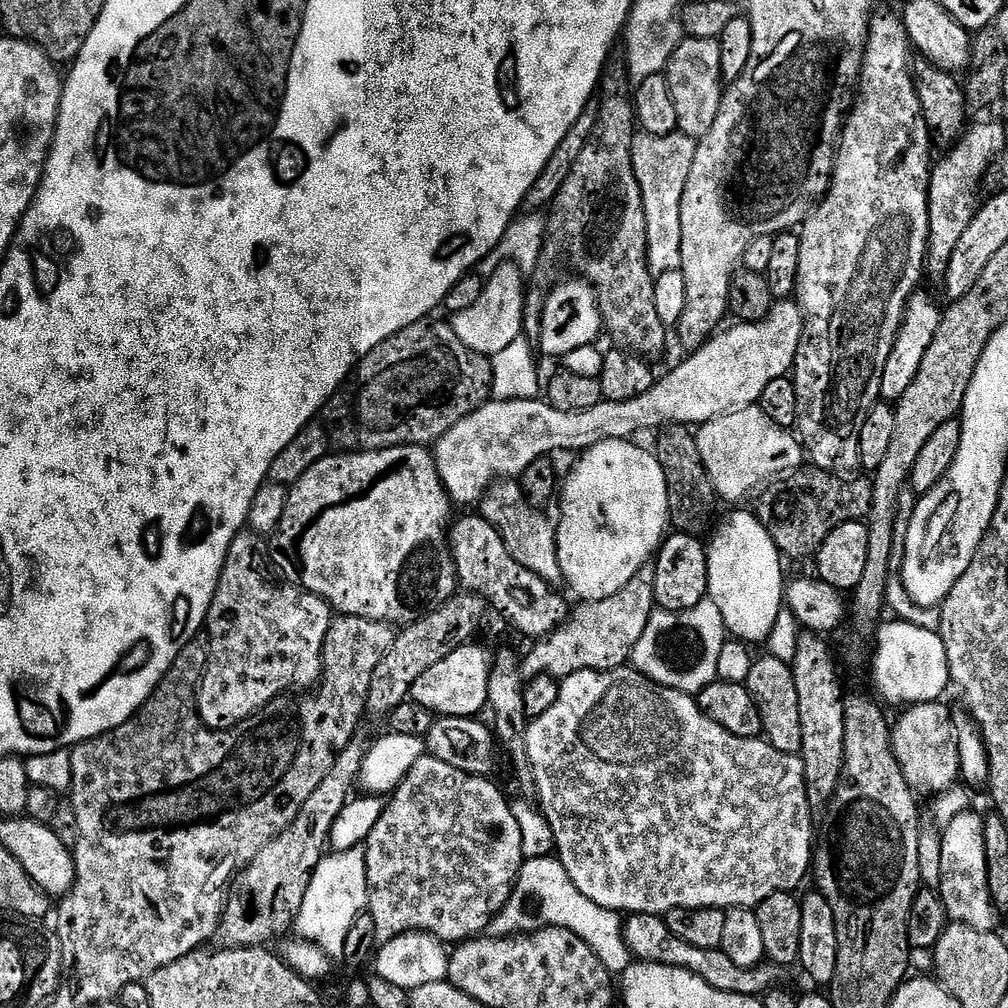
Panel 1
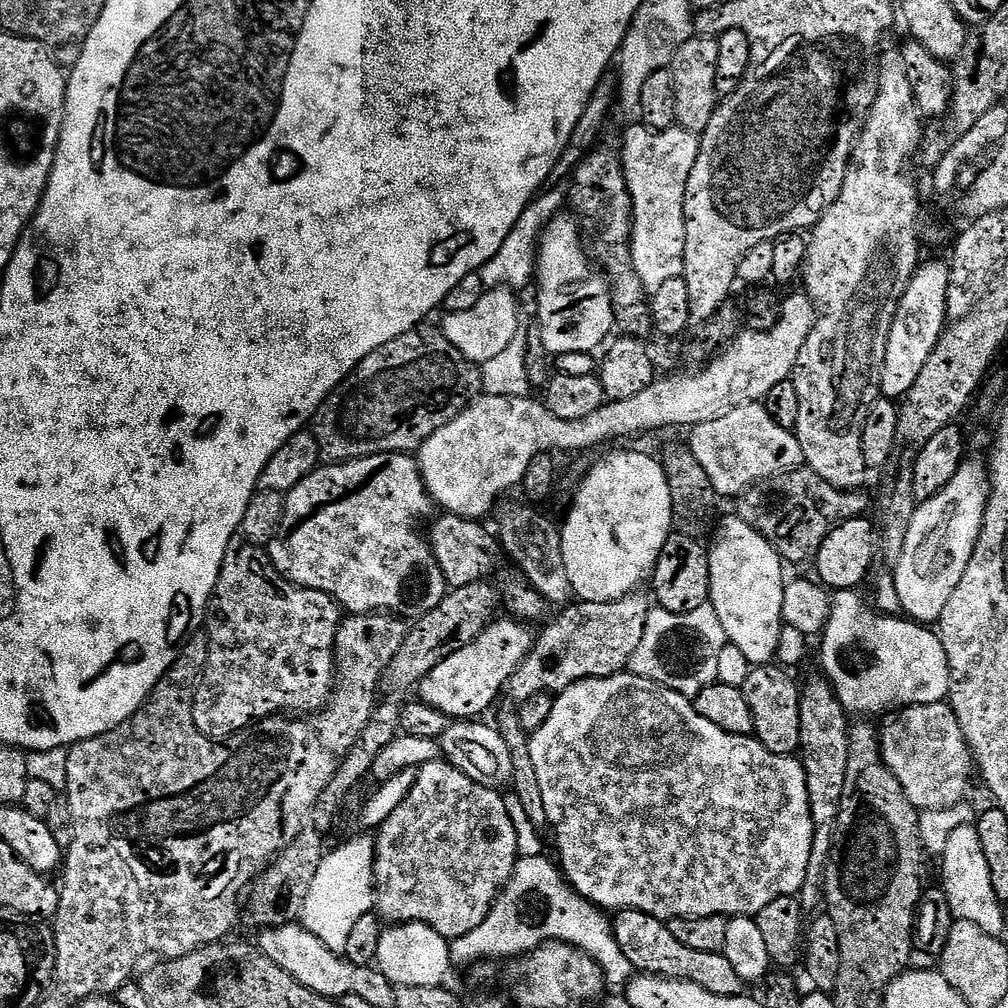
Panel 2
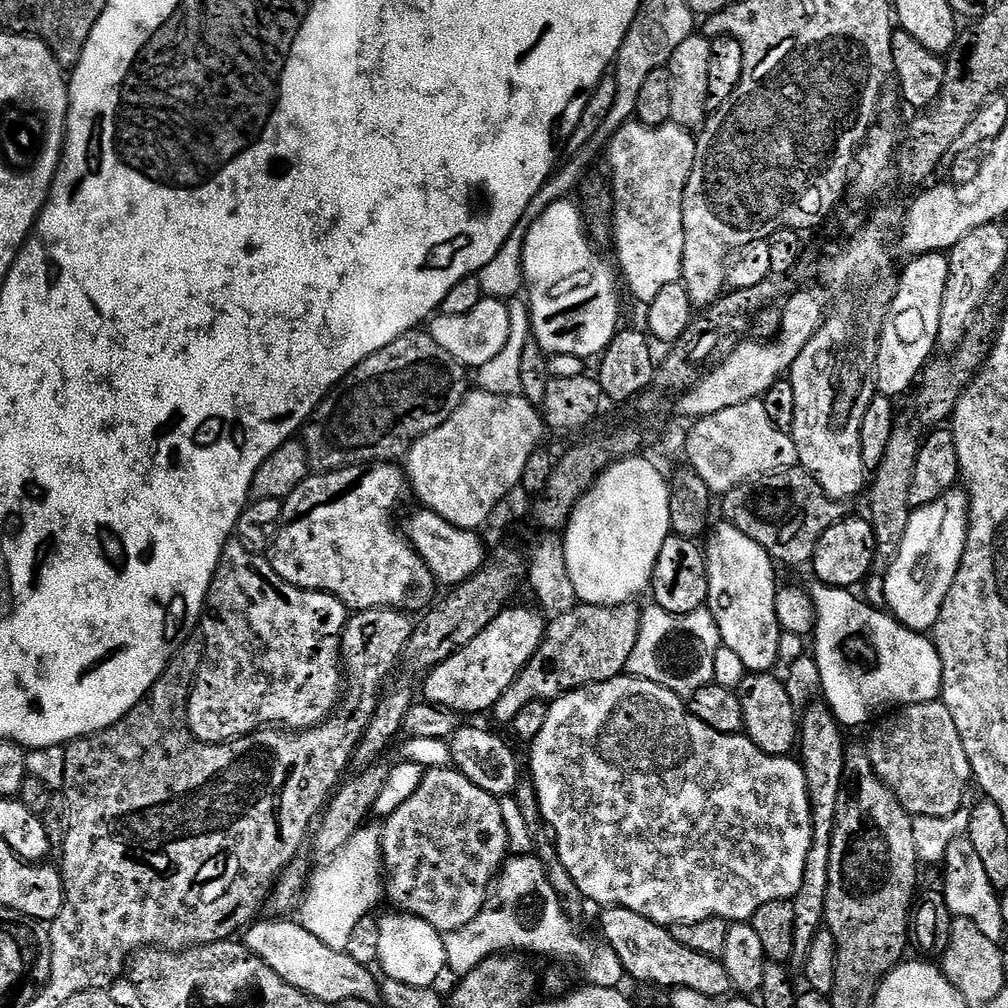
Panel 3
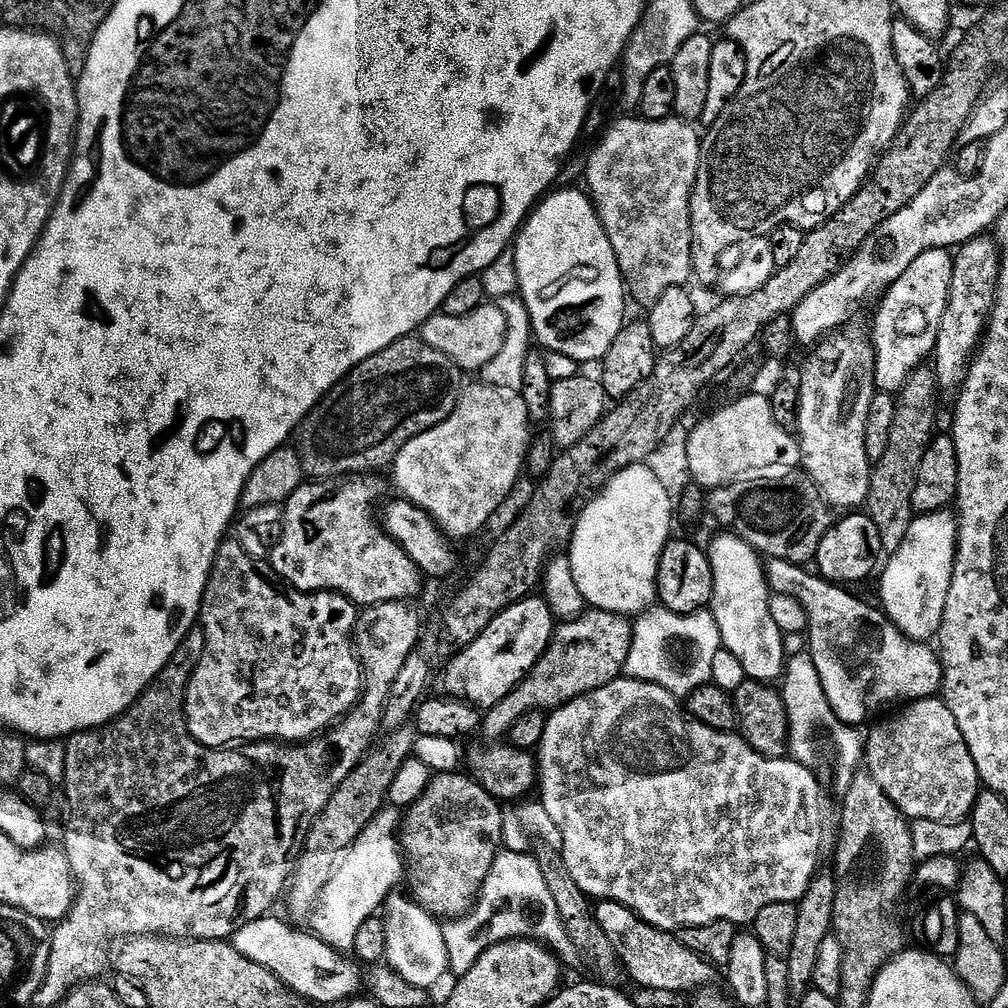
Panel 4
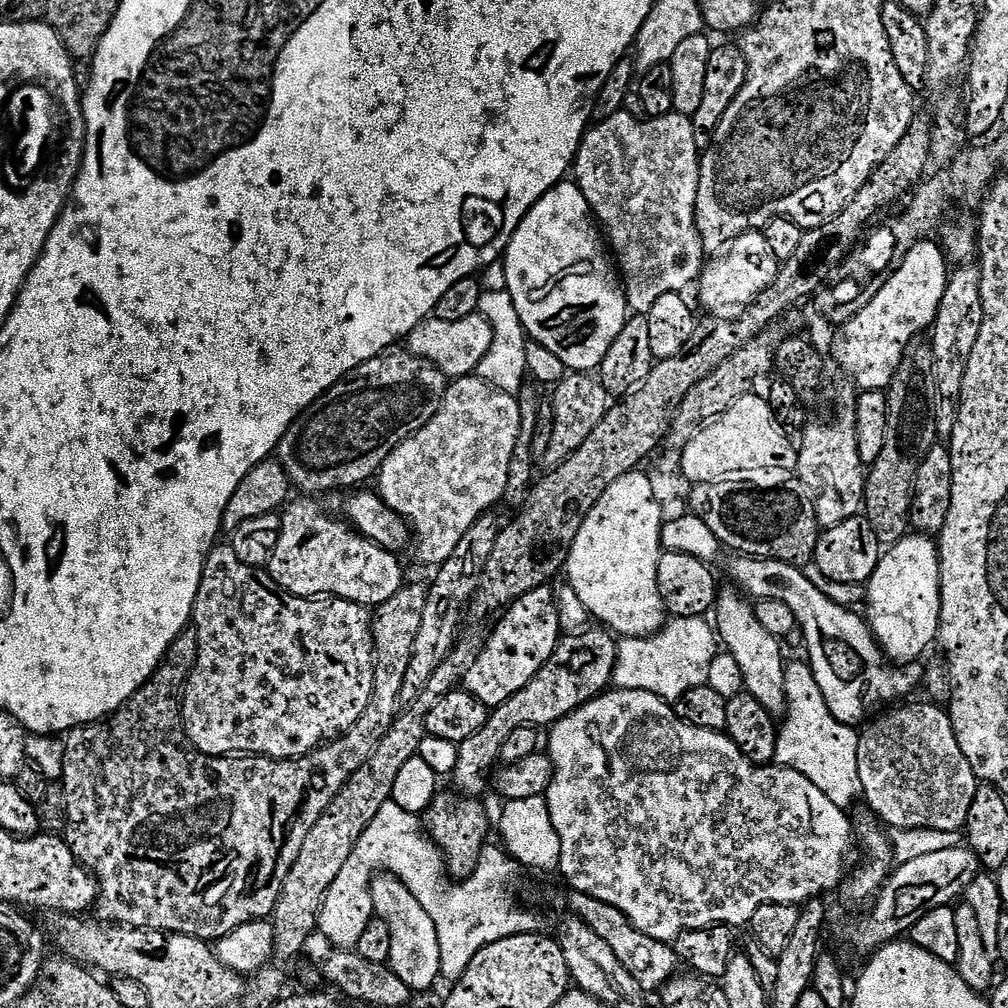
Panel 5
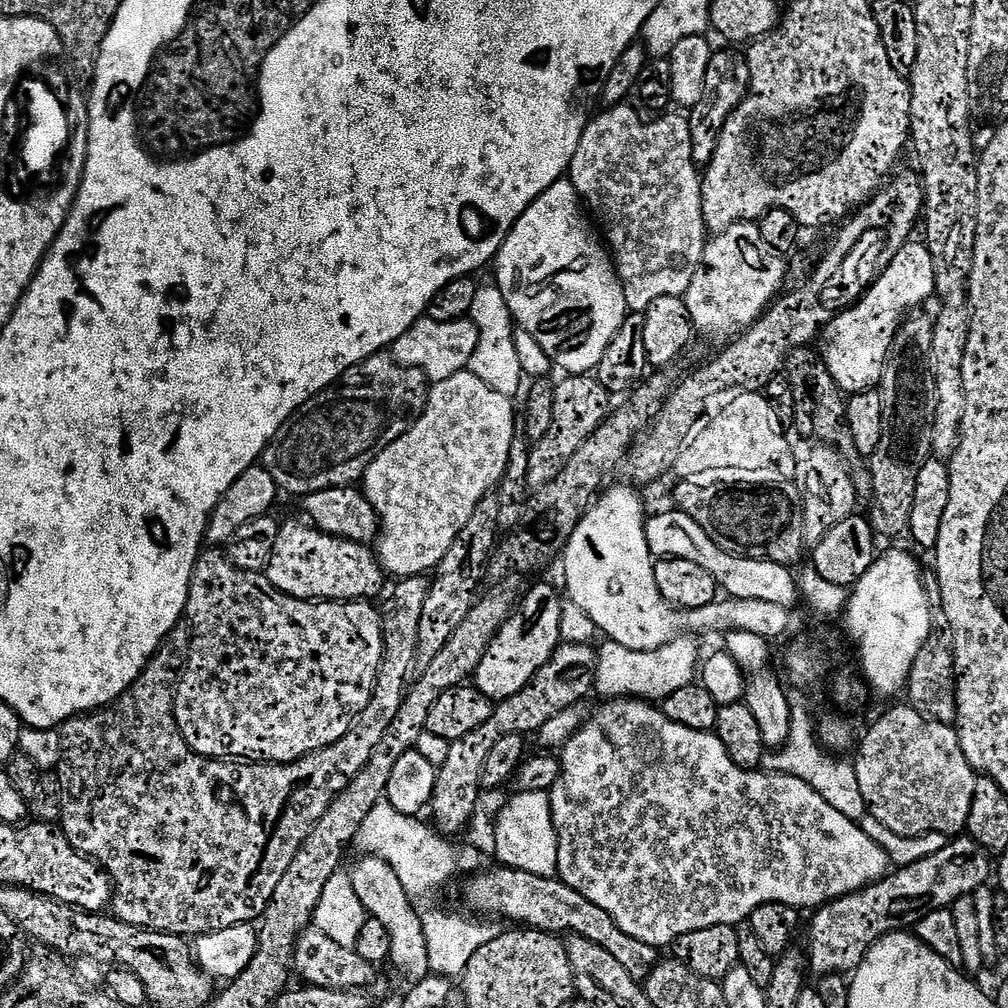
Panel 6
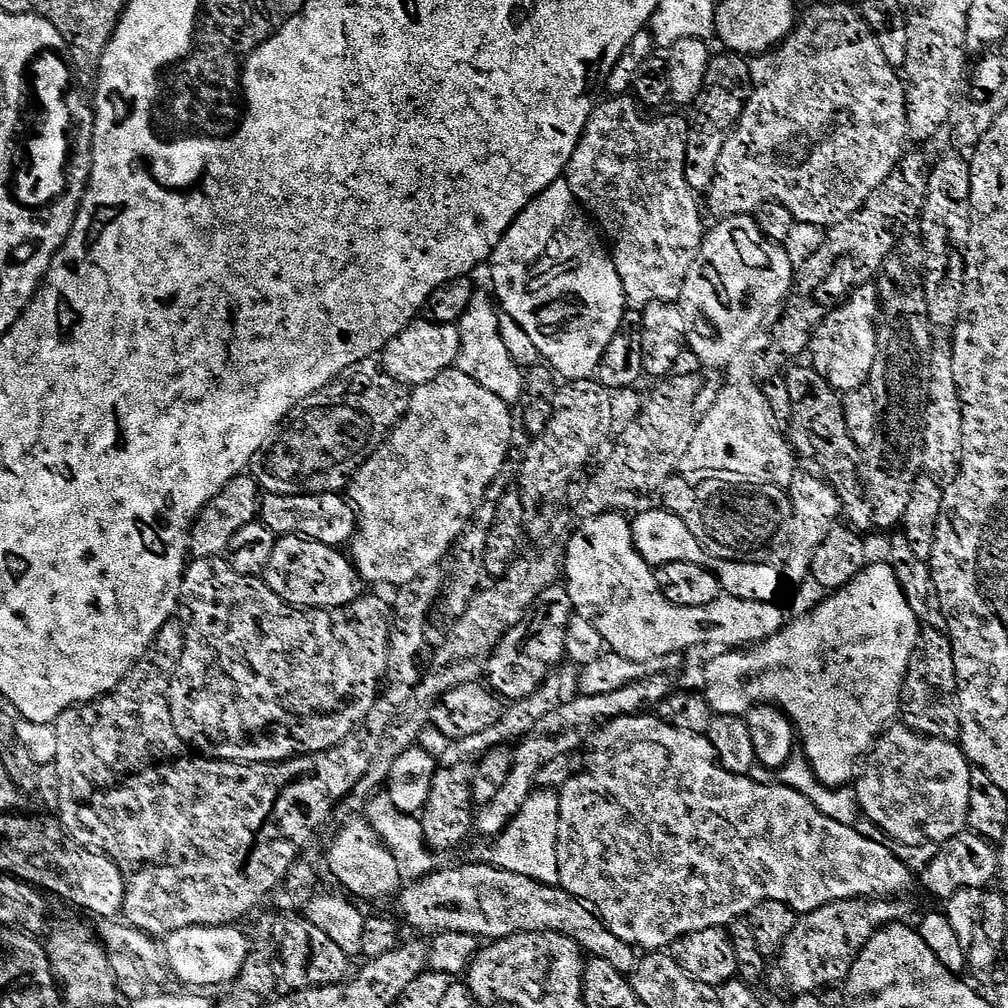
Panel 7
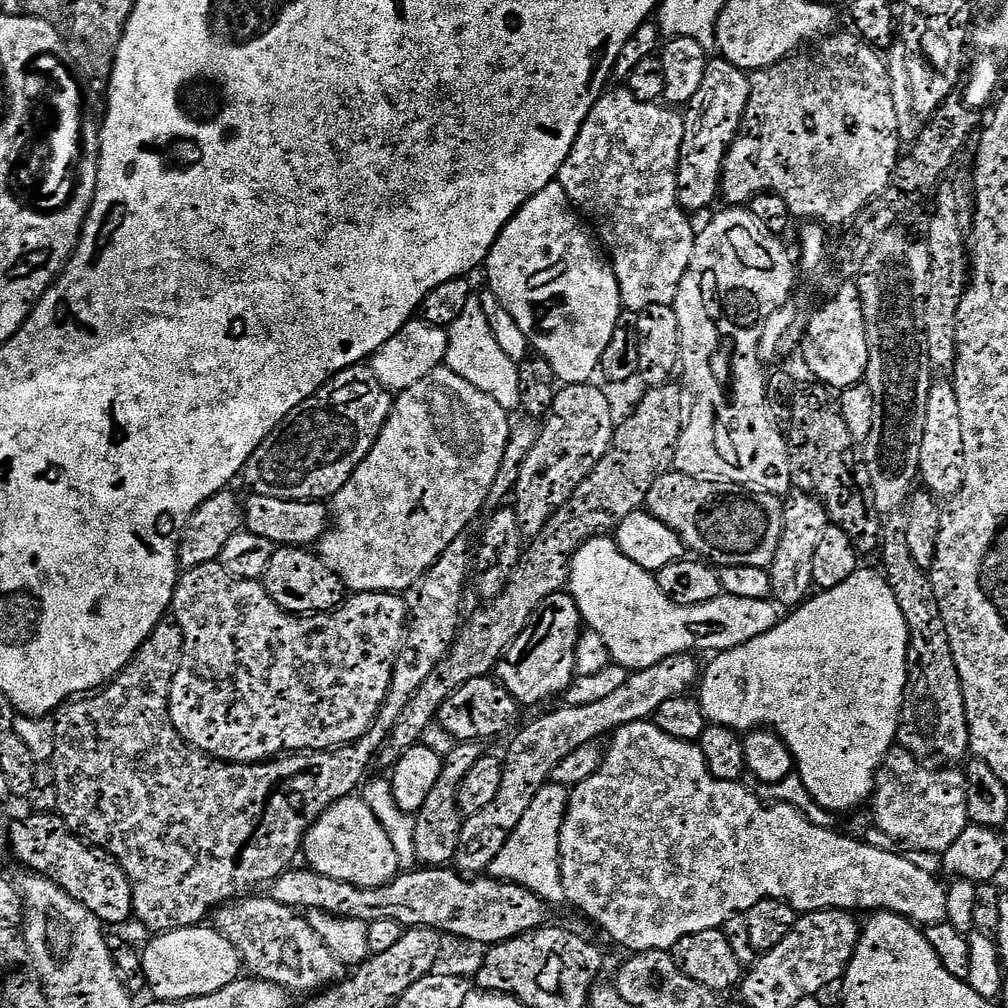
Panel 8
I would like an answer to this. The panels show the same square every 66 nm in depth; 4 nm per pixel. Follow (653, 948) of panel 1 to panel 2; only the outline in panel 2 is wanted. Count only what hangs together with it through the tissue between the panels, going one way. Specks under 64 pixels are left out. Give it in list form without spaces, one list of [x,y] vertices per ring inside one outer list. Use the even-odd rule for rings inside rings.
[[[620,910],[614,916],[614,931],[618,946],[622,946],[622,954],[626,954],[626,958],[630,958],[632,967],[637,973],[694,982],[698,986],[702,986],[702,990],[710,990],[710,994],[718,994],[719,996],[745,995],[745,981],[740,980],[738,974],[734,974],[734,966],[730,966],[730,958],[726,958],[723,952],[706,954],[702,950],[690,950],[690,946],[682,946],[682,942],[678,942],[678,938],[674,938],[674,934],[670,934],[668,925],[663,920],[648,916],[644,912]]]

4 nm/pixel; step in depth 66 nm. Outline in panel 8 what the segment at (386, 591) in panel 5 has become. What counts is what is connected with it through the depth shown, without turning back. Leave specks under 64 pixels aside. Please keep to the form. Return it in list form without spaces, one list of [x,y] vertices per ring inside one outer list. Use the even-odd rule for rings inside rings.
[[[284,546],[270,558],[270,566],[263,578],[263,586],[268,591],[268,597],[293,614],[319,614],[331,612],[340,607],[346,596],[344,583],[335,576],[323,559],[307,556],[305,549],[300,546]]]

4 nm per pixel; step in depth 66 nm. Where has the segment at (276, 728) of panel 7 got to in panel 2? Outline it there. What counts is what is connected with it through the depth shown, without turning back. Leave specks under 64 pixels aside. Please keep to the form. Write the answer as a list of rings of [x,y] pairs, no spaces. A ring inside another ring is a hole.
[[[233,542],[228,546],[228,553],[220,571],[220,577],[212,591],[212,602],[208,605],[206,629],[208,628],[208,644],[206,643],[206,663],[202,669],[202,683],[196,689],[194,702],[194,722],[202,734],[212,740],[223,741],[231,738],[253,724],[267,720],[277,714],[315,714],[321,708],[328,707],[334,691],[334,653],[336,650],[336,635],[342,623],[342,609],[331,596],[324,592],[316,592],[313,588],[299,588],[291,584],[274,566],[271,556],[263,547],[247,542]]]

